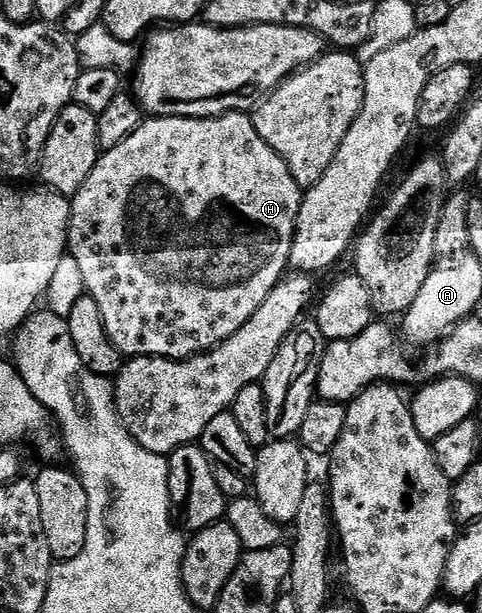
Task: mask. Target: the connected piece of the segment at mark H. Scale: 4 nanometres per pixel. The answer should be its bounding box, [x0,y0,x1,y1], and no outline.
[68,111,303,359]

